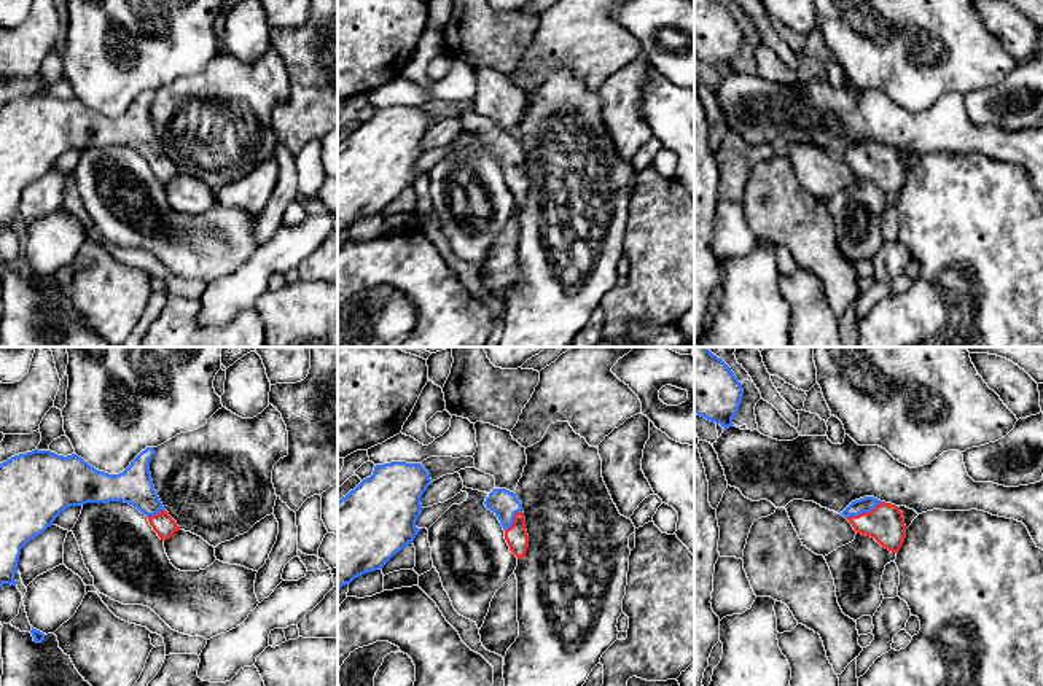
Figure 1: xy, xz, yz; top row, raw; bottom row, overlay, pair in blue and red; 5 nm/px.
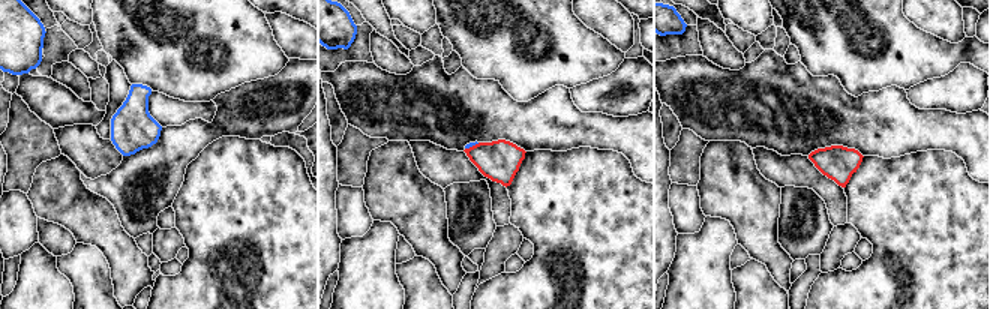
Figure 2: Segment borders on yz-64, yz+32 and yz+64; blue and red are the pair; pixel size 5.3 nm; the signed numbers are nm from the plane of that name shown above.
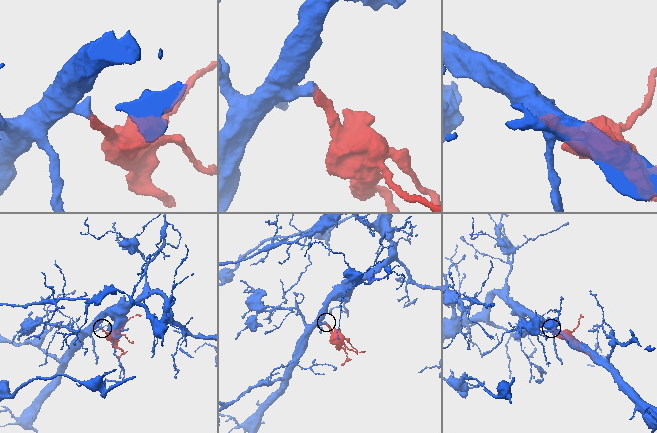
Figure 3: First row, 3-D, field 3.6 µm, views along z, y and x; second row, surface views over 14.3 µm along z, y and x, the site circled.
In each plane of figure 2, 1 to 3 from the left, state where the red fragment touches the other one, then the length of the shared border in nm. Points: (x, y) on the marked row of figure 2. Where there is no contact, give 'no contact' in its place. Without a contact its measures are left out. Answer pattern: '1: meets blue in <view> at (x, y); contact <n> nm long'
1: no contact
2: meets blue in yz+32 at (471, 146); contact 90 nm long
3: no contact

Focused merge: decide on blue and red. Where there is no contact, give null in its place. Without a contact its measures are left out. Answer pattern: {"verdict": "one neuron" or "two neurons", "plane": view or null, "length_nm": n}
{"verdict": "one neuron", "plane": "yz", "length_nm": 200}

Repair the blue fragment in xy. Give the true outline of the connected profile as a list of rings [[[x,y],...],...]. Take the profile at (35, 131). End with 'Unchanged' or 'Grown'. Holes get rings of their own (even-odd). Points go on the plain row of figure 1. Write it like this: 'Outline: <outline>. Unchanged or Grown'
Outline: [[[154,91],[142,94],[119,118],[96,113],[76,97],[57,99],[51,94],[32,94],[0,107],[0,231],[16,229],[14,218],[21,193],[53,169],[54,162],[70,150],[86,146],[124,145],[148,161],[161,183],[169,183],[180,173],[164,153],[150,116]]]. Grown

